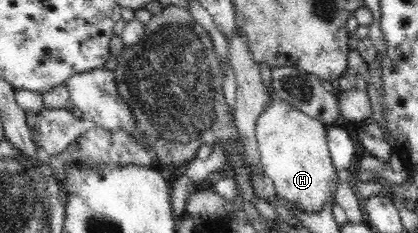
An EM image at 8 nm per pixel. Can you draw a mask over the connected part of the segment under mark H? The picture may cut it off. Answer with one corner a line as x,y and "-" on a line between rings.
264,62
259,64
261,78
269,89
269,104
256,122
256,141
261,167
273,181
277,196
304,210
319,212
327,202
334,202
337,186
345,177
333,165
327,142
327,125
276,98
271,88
271,70

